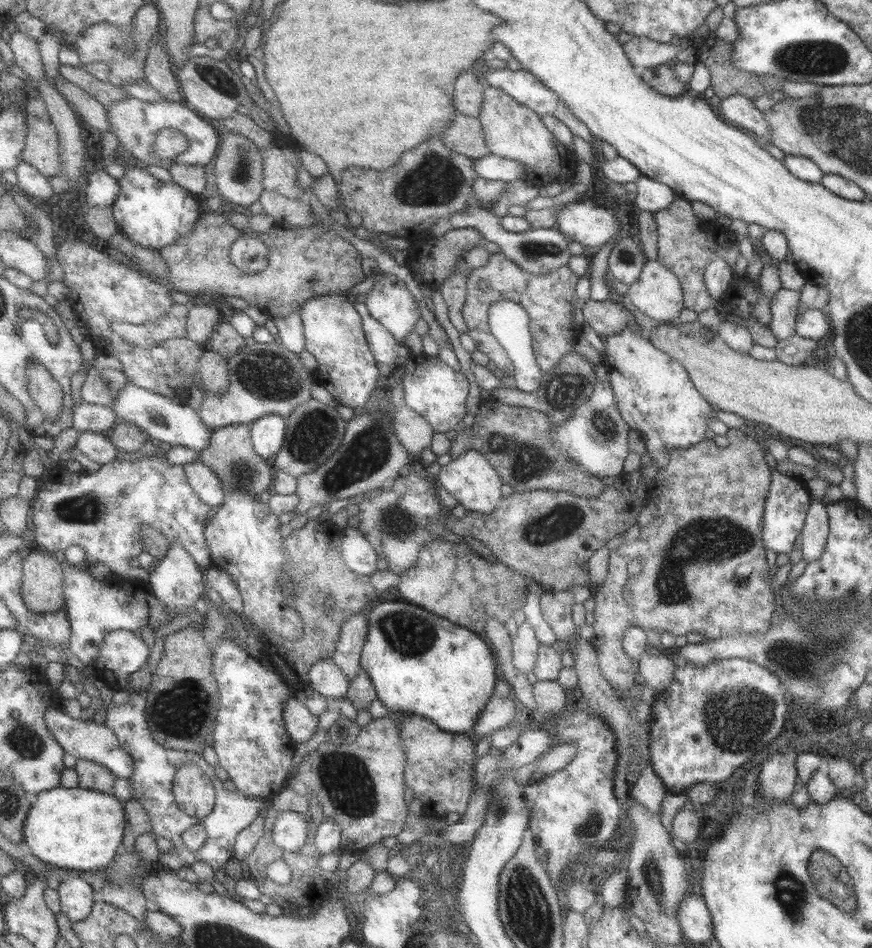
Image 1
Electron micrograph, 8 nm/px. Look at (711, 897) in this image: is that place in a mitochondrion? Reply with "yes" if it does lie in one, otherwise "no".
no

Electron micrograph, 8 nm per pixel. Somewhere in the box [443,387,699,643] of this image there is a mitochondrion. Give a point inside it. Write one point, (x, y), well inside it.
(543, 528)

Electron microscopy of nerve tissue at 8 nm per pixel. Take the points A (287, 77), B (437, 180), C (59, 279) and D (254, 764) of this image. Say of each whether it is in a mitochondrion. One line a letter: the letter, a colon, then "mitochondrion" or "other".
A: other
B: mitochondrion
C: other
D: other

